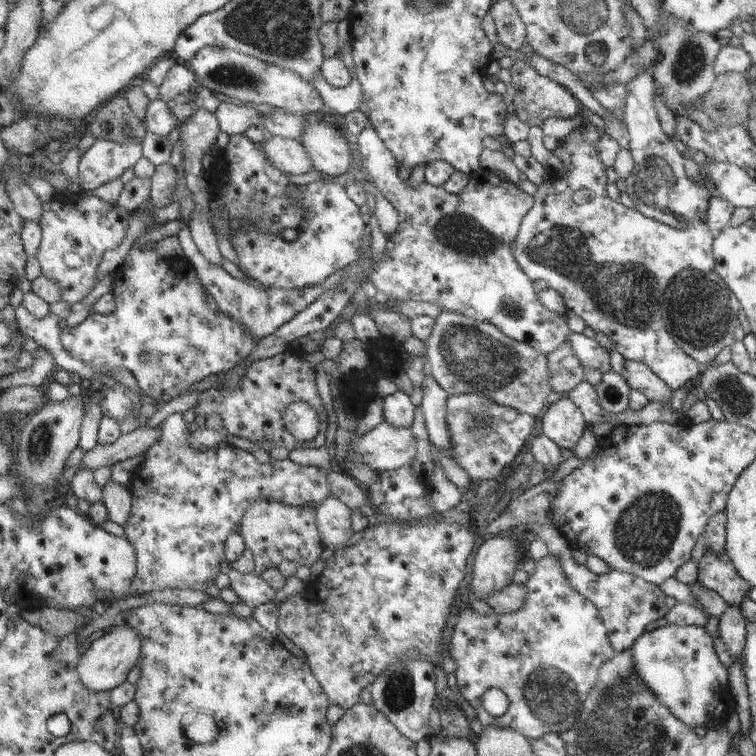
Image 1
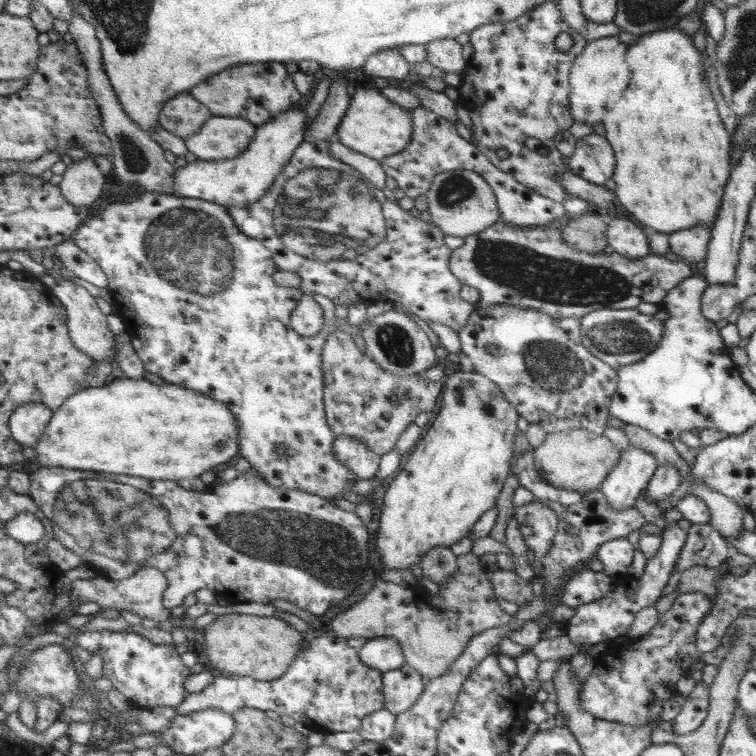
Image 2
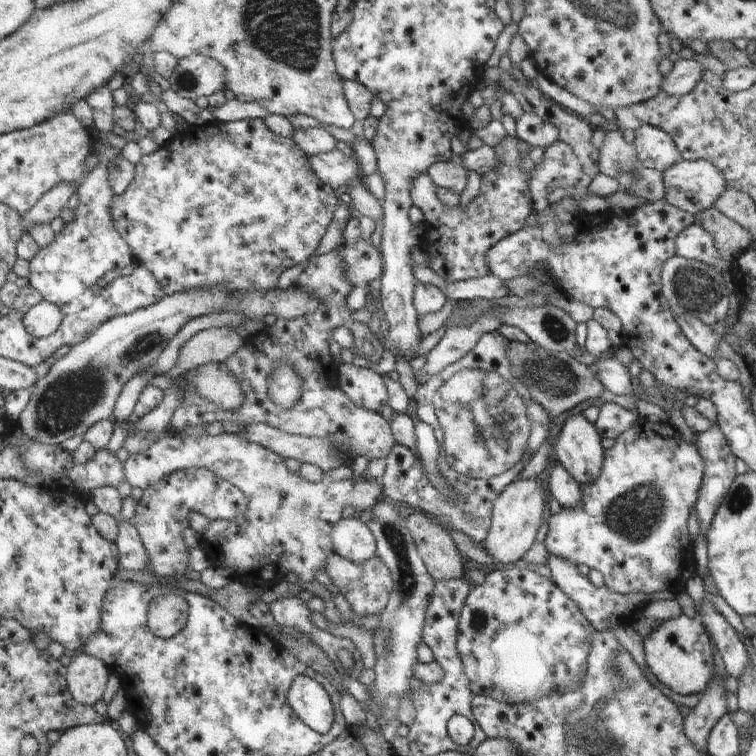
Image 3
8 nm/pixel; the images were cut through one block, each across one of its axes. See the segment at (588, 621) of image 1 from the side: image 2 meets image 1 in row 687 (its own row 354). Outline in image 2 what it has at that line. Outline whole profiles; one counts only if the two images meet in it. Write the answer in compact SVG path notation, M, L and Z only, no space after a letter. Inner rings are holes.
M515 305L477 306L472 320L458 334L462 347L457 354L461 371L483 374L492 379L520 416L543 427L546 433L580 428L601 435L608 423L614 423L609 416L608 405L617 387L616 372L581 344L580 319L553 318L537 312L537 309Z

